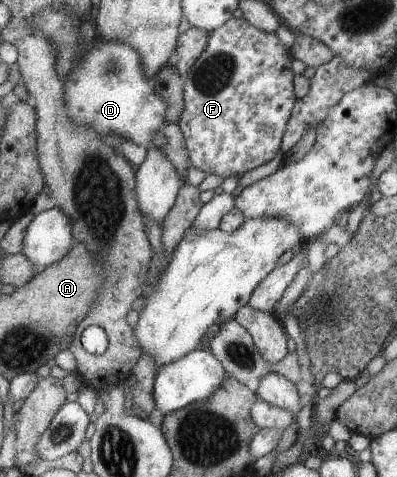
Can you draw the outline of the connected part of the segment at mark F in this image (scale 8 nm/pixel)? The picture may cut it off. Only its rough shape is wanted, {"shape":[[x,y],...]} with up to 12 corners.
{"shape":[[230,17],[183,77],[191,166],[242,177],[296,102],[276,34]]}

